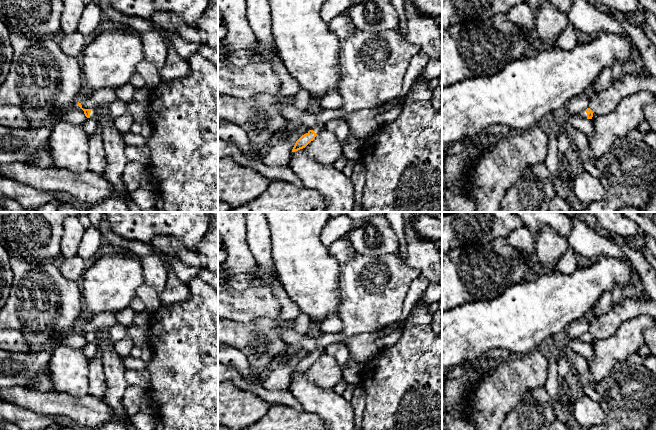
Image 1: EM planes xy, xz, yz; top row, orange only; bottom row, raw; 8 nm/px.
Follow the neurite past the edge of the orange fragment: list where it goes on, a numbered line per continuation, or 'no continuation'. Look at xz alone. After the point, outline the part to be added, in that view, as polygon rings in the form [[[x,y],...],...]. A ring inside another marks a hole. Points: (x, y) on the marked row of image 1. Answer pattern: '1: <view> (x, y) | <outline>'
1: xz (362, 124) | [[[384,105],[375,108],[366,108],[353,113],[341,110],[316,109],[318,124],[312,130],[318,134],[324,129],[324,124],[330,120],[343,119],[349,124],[351,133],[361,141],[367,139],[380,124],[375,117],[384,112]]]

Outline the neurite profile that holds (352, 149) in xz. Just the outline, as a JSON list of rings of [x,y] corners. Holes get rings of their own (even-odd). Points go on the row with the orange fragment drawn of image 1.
[[[350,131],[347,141],[342,145],[342,150],[348,160],[360,161],[362,154],[362,141]]]

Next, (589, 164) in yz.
[[[573,130],[574,145],[579,151],[580,160],[585,171],[590,175],[600,179],[601,171],[598,169],[597,160],[592,156],[588,136],[581,130]]]

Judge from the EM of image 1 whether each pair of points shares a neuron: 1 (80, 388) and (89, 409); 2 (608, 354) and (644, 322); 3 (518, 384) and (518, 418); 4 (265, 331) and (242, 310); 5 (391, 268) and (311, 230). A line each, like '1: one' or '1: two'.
1: two
2: one
3: two
4: two
5: two

